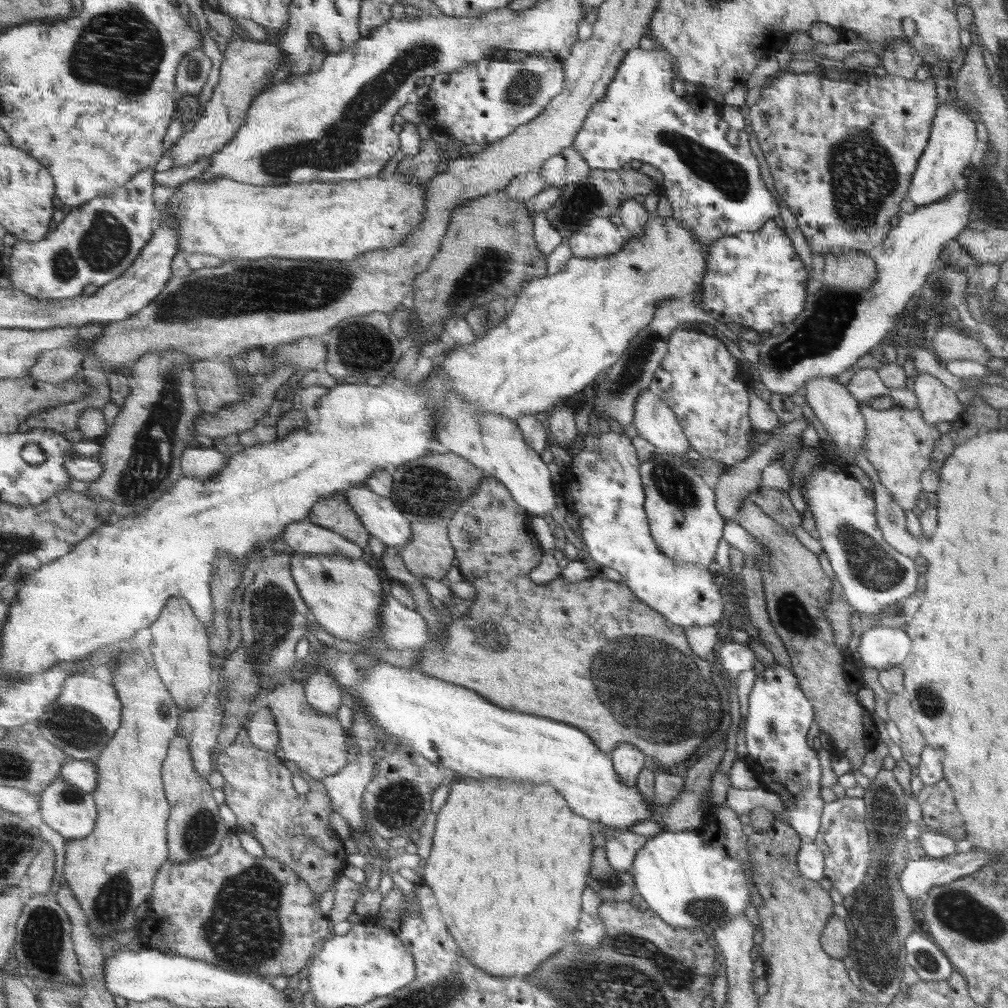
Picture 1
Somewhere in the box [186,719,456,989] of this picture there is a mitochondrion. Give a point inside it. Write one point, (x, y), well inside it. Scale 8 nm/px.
(244, 929)

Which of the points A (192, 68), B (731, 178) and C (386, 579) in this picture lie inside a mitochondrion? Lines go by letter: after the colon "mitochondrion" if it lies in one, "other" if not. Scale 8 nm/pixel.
A: mitochondrion
B: mitochondrion
C: other

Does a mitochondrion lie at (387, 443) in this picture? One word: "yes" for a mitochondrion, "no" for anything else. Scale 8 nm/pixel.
no

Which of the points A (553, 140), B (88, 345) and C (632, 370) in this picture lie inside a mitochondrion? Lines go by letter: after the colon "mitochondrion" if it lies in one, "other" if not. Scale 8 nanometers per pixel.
A: other
B: other
C: mitochondrion

